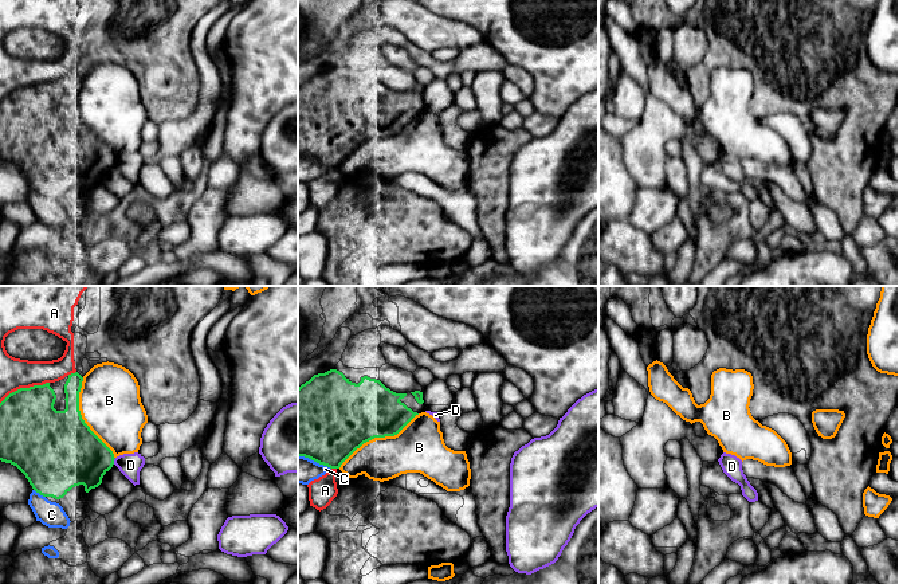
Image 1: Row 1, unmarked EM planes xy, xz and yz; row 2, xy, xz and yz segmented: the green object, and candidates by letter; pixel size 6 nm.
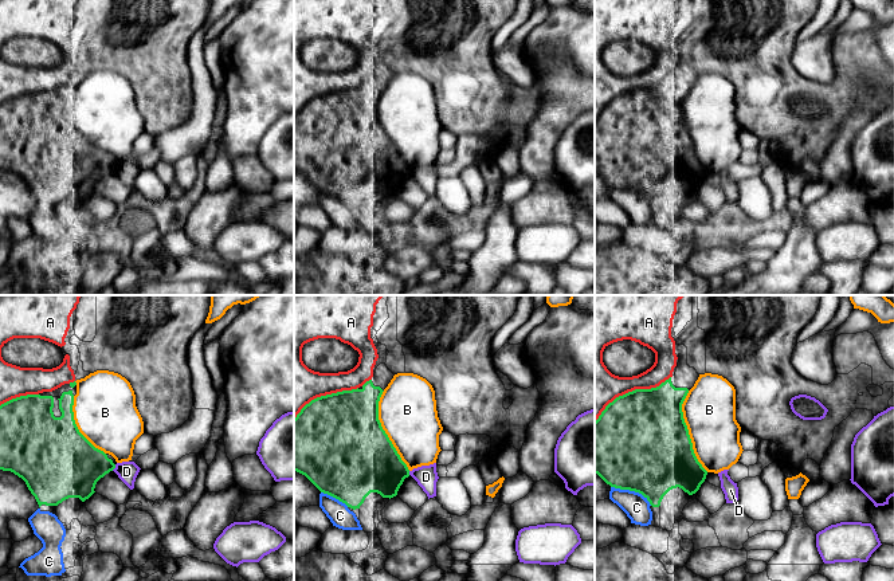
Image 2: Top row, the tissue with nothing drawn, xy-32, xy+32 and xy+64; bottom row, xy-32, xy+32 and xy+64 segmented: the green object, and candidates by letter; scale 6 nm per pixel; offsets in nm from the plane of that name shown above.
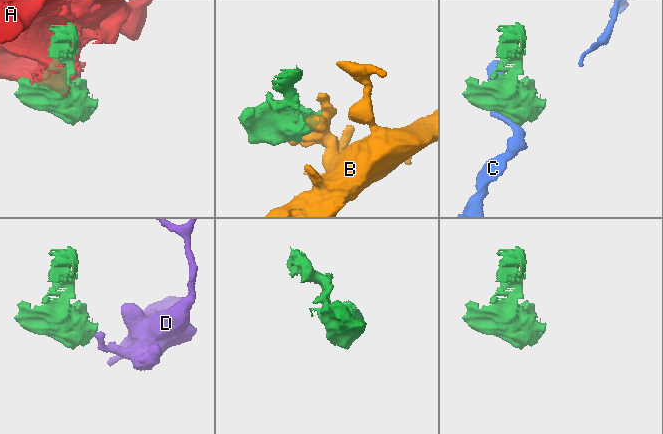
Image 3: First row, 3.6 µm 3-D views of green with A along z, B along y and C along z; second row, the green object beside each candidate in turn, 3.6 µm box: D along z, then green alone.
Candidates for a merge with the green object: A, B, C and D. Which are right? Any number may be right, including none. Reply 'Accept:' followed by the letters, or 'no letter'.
Accept: no letter

